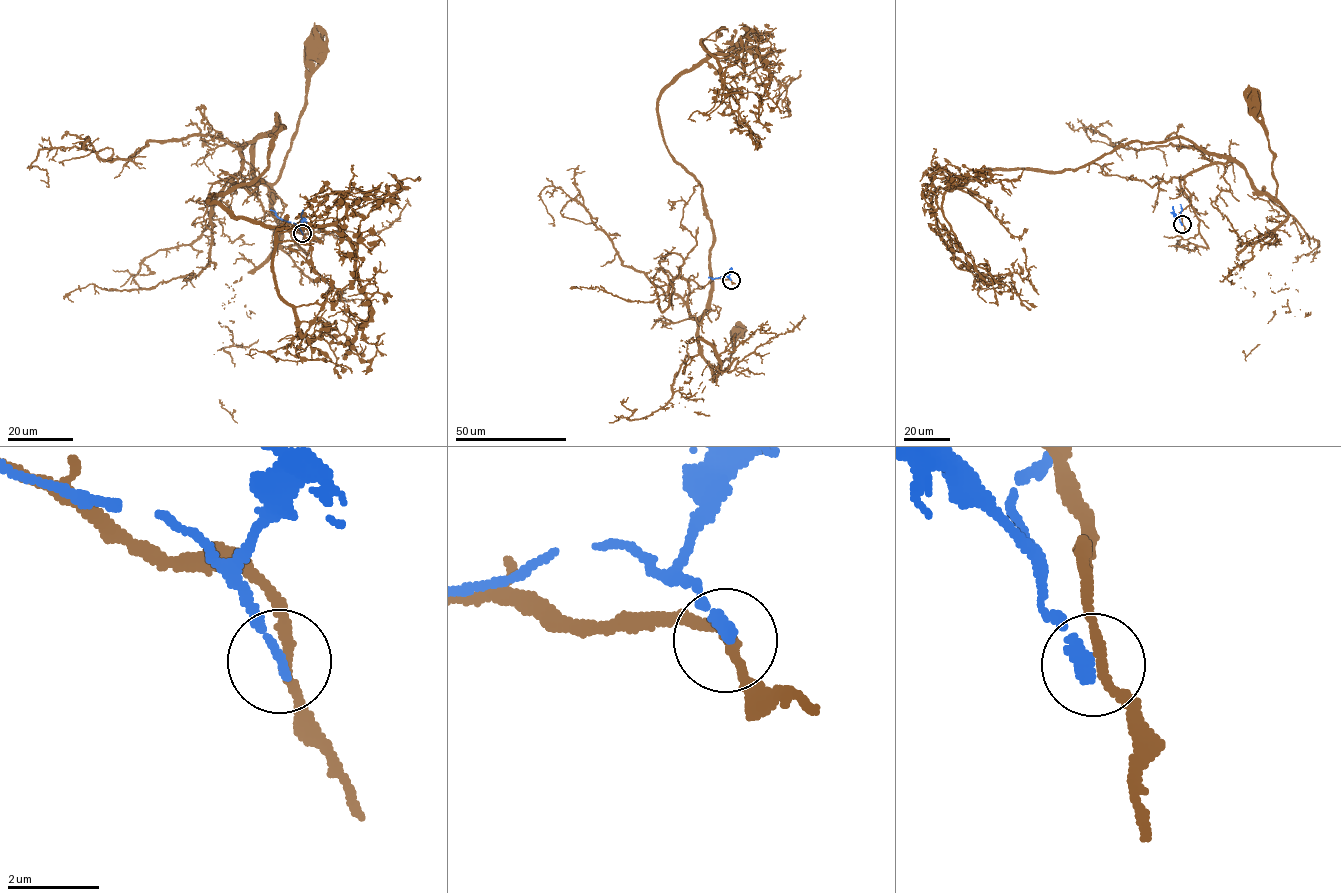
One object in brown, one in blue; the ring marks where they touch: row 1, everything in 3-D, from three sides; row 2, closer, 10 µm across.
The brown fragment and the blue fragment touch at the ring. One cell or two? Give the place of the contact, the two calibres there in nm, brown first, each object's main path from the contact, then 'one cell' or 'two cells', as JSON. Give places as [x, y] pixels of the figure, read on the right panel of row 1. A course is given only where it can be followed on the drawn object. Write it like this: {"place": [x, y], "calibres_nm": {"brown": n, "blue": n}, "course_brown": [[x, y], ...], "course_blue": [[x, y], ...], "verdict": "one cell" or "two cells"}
{"place": [1182, 224], "calibres_nm": {"brown": 200, "blue": 240}, "course_brown": [[1182, 224], [1185, 177], [1212, 164], [1236, 161], [1260, 192], [1276, 196], [1267, 130], [1251, 101]], "course_blue": [[1182, 224], [1178, 215], [1182, 209], [1180, 204]], "verdict": "two cells"}

